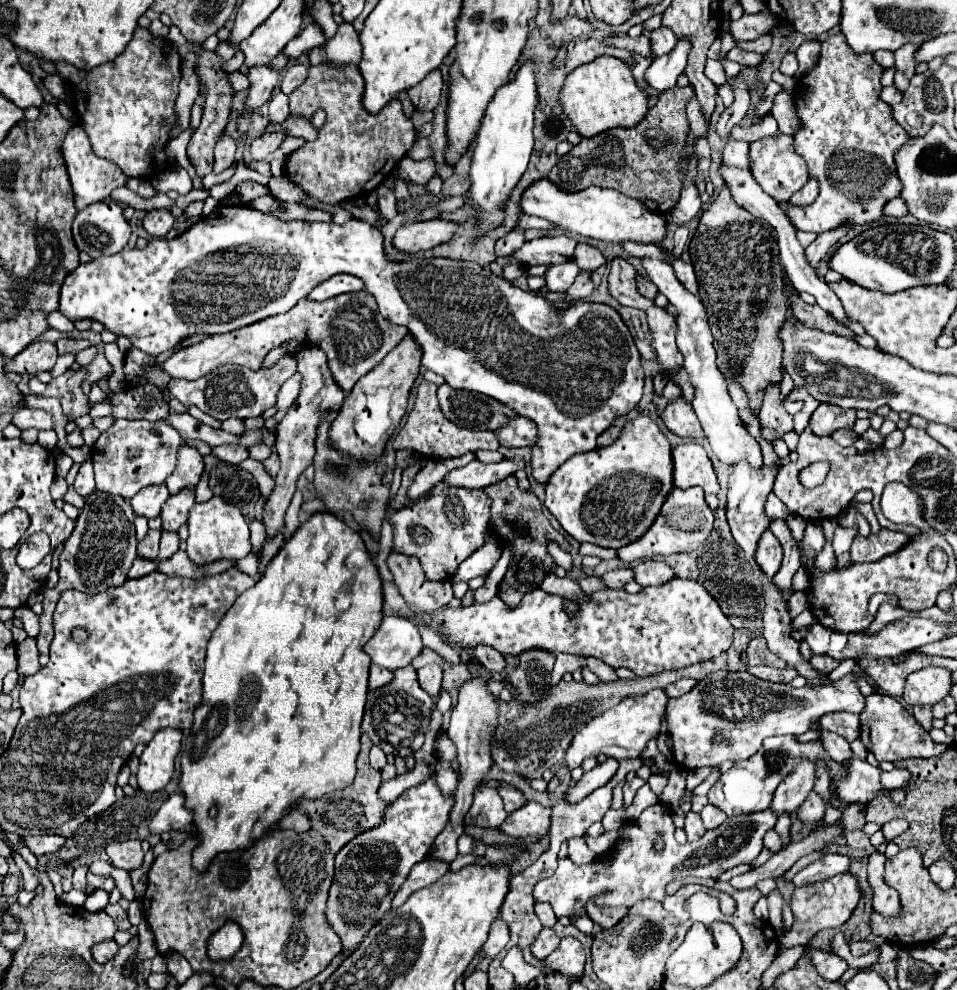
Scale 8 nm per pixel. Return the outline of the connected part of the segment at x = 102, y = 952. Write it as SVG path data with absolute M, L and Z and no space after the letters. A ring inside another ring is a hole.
M106 940L106 942L100 942L100 944L92 946L92 956L94 956L94 960L98 964L104 964L104 962L108 962L118 952L118 948L120 946L114 940Z

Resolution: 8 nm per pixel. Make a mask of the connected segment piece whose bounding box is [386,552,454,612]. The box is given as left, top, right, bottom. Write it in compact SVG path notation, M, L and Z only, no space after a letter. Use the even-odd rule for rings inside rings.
M390 552L386 564L394 574L394 584L398 586L402 598L414 610L432 612L446 606L454 598L452 584L448 580L444 582L426 580L420 562L416 558Z

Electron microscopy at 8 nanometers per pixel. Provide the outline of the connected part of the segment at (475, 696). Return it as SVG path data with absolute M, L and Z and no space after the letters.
M472 678L470 682L466 682L458 694L458 704L452 708L452 716L450 716L450 724L448 724L446 732L458 746L460 780L458 780L458 790L454 794L456 804L452 806L452 816L448 820L448 828L444 828L444 832L440 832L440 836L434 840L430 854L428 854L430 860L452 862L456 858L456 854L458 854L456 842L458 842L460 834L464 832L464 816L466 816L468 808L472 806L474 788L480 782L488 780L488 772L490 772L490 764L492 764L490 740L492 740L492 730L498 724L498 704L494 702L486 684L488 684L488 680L480 680L480 678Z

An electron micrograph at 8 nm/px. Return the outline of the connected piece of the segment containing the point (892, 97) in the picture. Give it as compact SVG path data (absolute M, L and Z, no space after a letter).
M888 86L888 88L882 88L880 100L884 100L884 102L890 104L890 106L894 106L894 104L898 104L898 102L902 100L902 94L900 94L894 86Z

